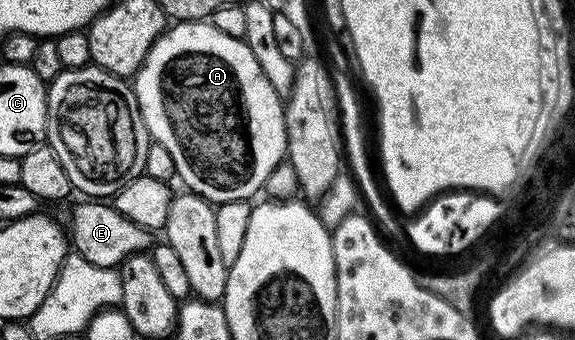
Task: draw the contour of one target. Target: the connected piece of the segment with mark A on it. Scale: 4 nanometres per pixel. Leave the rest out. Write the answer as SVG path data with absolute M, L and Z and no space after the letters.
M178 22L167 27L165 33L159 36L157 42L150 48L148 58L142 63L138 75L133 77L132 87L134 96L138 99L138 108L142 111L142 120L146 124L147 130L150 131L151 141L164 146L164 150L168 150L168 154L172 154L172 162L176 162L177 179L179 181L182 179L186 183L185 187L195 196L203 196L215 206L237 200L249 201L250 196L259 195L268 174L272 174L272 170L276 170L276 166L283 163L284 157L287 155L286 114L283 97L278 95L278 92L268 82L268 78L260 70L260 62L256 62L245 39L230 37L215 28L213 23Z

